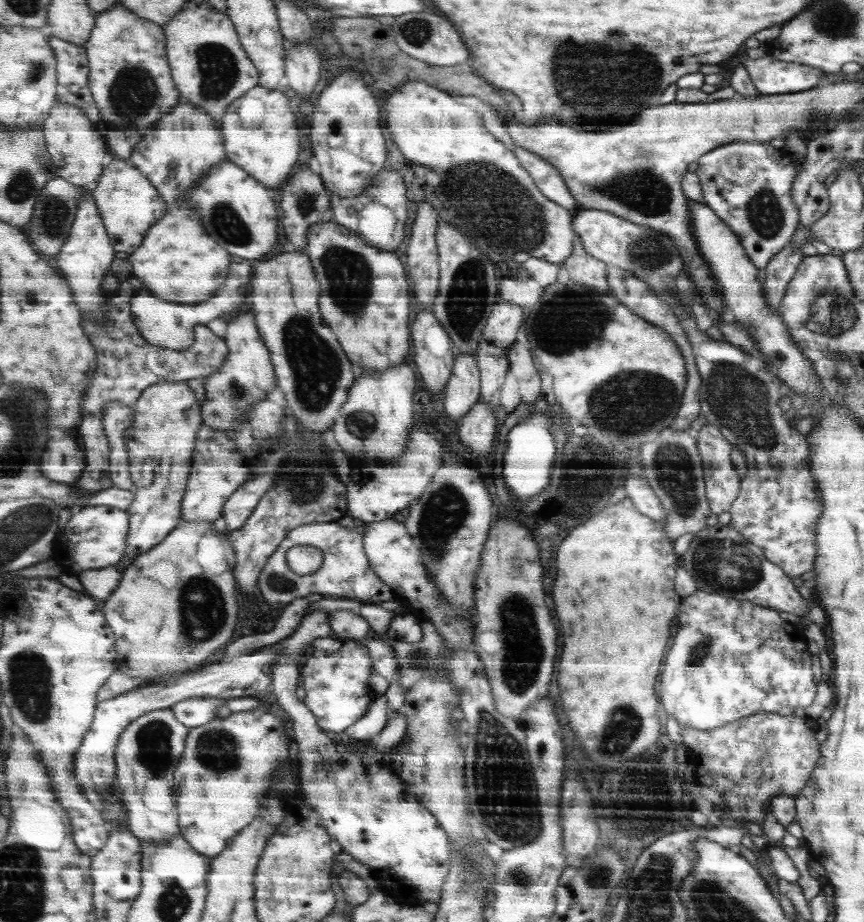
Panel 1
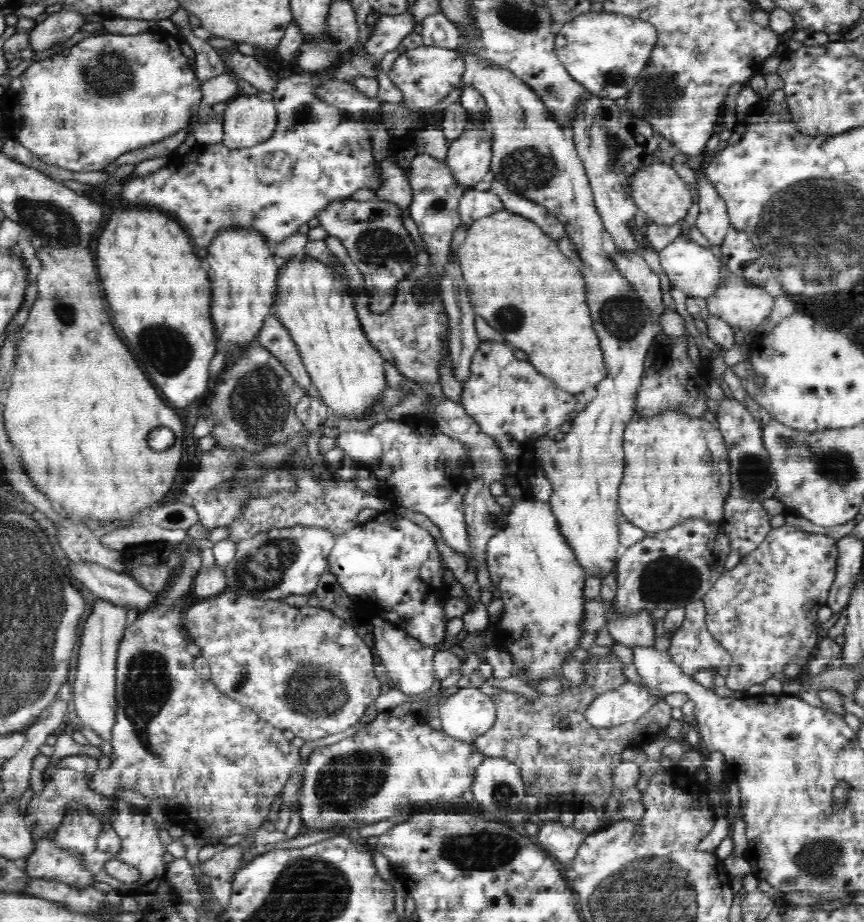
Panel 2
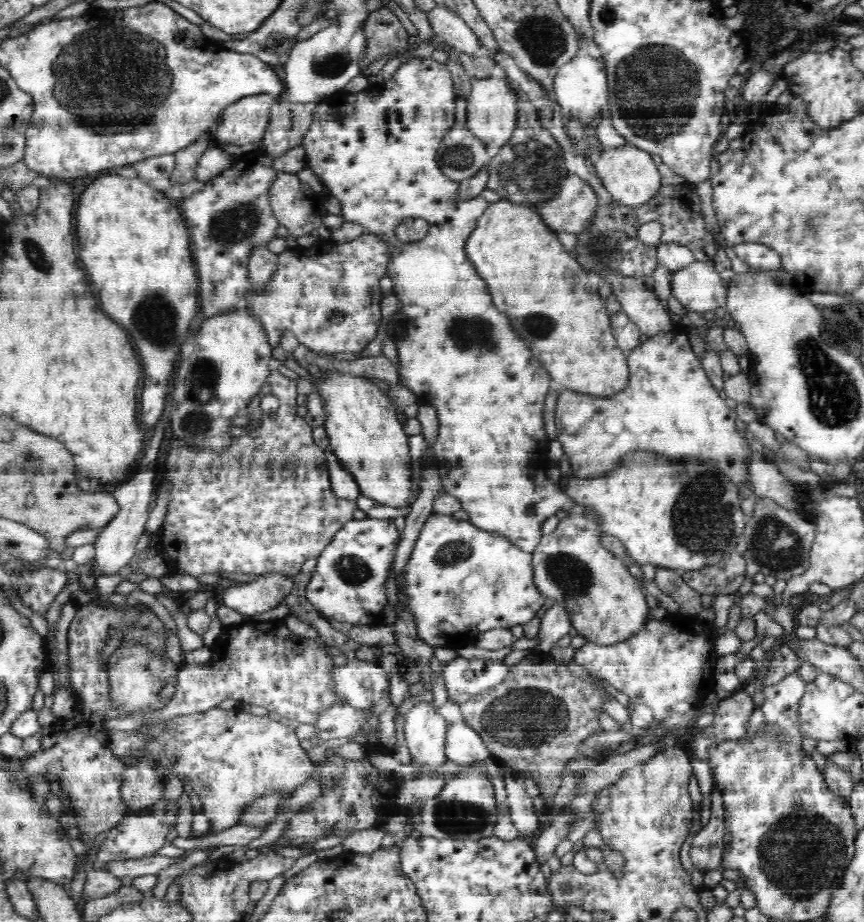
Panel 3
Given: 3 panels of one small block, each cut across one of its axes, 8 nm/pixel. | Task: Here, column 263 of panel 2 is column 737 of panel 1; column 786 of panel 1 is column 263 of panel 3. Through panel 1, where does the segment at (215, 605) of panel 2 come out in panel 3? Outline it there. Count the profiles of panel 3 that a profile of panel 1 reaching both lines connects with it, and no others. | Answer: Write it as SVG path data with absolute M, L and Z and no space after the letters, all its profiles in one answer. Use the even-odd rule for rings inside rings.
M248 620L246 624L232 624L222 630L222 634L216 638L216 642L210 646L212 658L204 664L186 664L178 676L178 690L172 702L152 714L144 714L140 718L126 716L118 720L108 720L106 730L136 730L148 720L166 720L172 716L186 716L192 712L208 712L214 710L220 702L234 698L238 700L240 706L244 704L256 704L260 708L268 708L270 712L276 712L288 720L296 720L300 724L314 724L318 714L328 710L330 706L340 704L336 698L336 684L334 684L334 672L332 672L332 662L330 654L324 652L322 642L312 642L306 636L294 634L288 626L286 620L274 620L274 622L254 622Z

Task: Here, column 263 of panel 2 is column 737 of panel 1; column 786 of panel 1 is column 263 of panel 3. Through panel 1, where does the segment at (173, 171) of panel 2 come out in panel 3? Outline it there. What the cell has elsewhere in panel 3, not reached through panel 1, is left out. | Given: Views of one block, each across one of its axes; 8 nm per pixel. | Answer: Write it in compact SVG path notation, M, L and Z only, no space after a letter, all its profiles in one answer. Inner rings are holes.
M262 148L246 156L236 156L224 172L204 184L204 190L194 192L178 204L194 244L194 260L200 276L200 310L204 320L240 308L252 288L248 270L252 250L262 248L276 238L280 222L268 200L268 190L278 176L272 162L274 160Z

